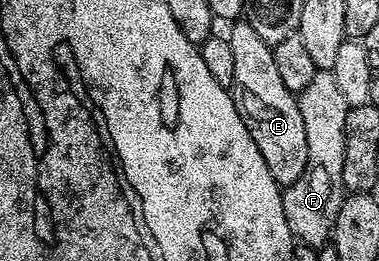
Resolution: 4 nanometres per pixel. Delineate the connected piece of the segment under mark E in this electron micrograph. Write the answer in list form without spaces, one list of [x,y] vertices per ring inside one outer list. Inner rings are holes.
[[[236,20],[230,29],[231,33],[228,32],[226,38],[233,51],[234,88],[240,89],[255,104],[240,104],[239,114],[245,127],[249,127],[249,135],[253,135],[253,143],[257,143],[257,151],[261,151],[273,179],[281,187],[286,187],[299,179],[307,166],[305,123],[301,119],[299,98],[285,87],[281,74],[277,72],[272,46],[253,31],[248,21]]]

